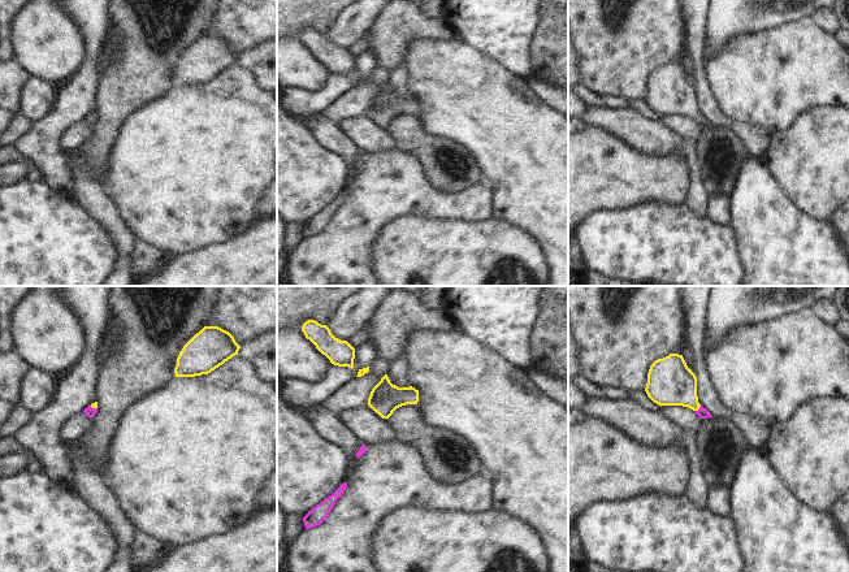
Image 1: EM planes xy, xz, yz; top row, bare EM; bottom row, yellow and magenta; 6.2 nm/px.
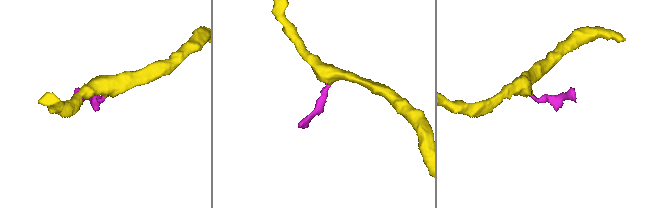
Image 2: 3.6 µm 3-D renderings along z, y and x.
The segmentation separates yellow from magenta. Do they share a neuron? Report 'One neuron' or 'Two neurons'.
One neuron

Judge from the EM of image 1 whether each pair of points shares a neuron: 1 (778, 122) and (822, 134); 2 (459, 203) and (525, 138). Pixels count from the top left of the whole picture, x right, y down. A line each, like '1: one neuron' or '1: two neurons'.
1: two neurons
2: two neurons

